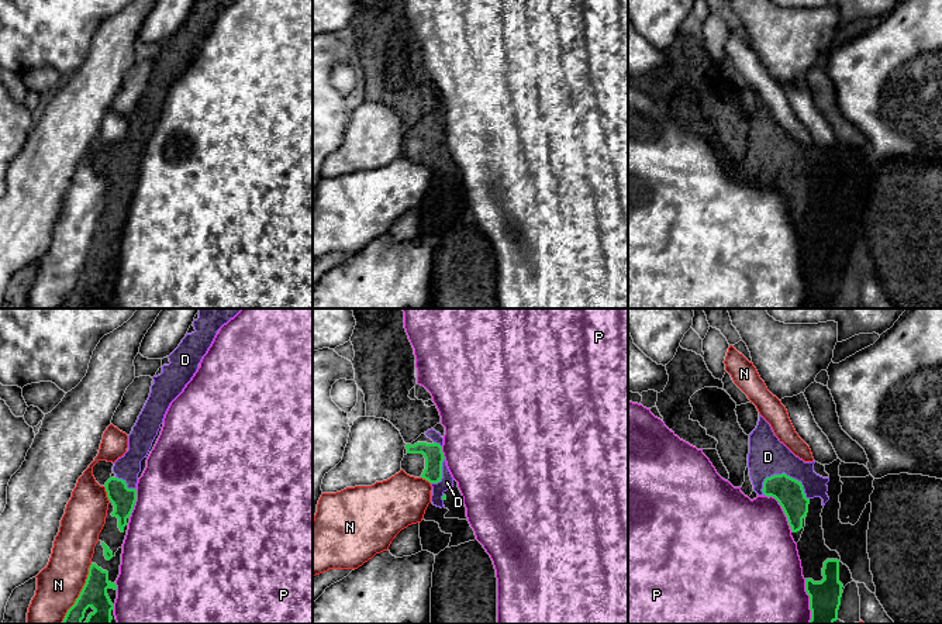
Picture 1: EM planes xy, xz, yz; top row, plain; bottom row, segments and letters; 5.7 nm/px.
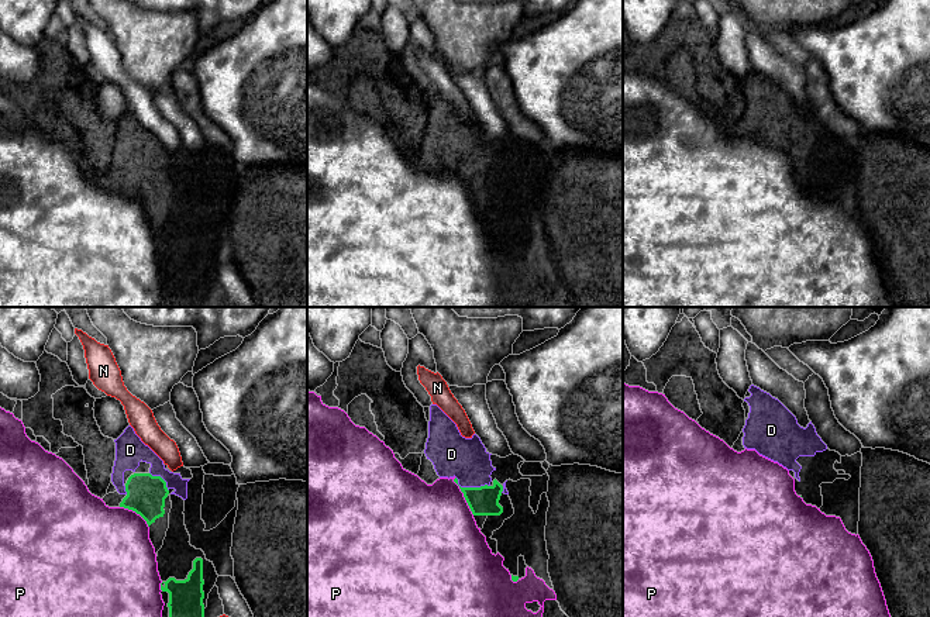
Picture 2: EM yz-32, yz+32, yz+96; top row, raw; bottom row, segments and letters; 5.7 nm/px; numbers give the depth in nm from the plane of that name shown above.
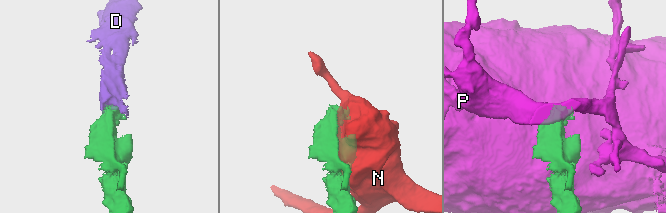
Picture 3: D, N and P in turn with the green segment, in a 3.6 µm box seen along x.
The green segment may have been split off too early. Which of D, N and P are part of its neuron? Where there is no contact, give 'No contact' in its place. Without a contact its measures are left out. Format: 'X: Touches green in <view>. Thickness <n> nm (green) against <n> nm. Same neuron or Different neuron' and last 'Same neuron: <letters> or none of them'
D: Touches green in yz. Thickness 160 nm (green) against 220 nm. Same neuron
N: Touches green in xy. Thickness 150 nm (green) against 260 nm. Different neuron
P: Touches green in yz. Thickness 180 nm (green) against 480 nm. Different neuron
Same neuron: D

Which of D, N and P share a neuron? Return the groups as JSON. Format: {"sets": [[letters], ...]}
{"sets": [["D"], ["N"], ["P"]]}

